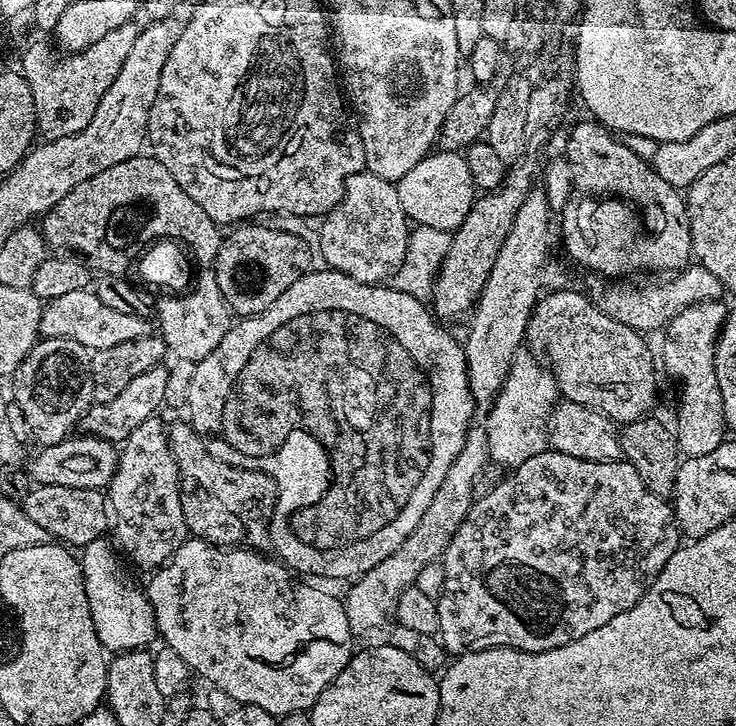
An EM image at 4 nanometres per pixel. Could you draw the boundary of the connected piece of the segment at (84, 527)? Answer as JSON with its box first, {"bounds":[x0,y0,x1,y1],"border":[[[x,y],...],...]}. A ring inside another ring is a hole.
{"bounds":[22,484,110,546],"border":[[[41,484],[29,491],[22,501],[25,514],[36,519],[57,541],[65,545],[83,546],[101,539],[104,531],[110,528],[110,508],[106,496],[98,488],[75,488],[74,486],[58,486],[57,484]]]}

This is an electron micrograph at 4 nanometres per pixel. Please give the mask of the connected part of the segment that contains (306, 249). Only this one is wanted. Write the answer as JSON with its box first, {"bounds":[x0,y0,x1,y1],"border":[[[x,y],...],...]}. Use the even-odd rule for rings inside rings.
{"bounds":[214,222,313,318],"border":[[[244,222],[233,227],[229,231],[232,233],[223,237],[220,253],[214,261],[214,283],[220,287],[220,293],[227,300],[231,311],[235,315],[237,312],[237,317],[240,318],[258,316],[270,306],[274,306],[274,302],[278,302],[278,298],[282,298],[282,294],[286,294],[286,290],[290,290],[290,286],[294,286],[294,282],[298,282],[298,278],[302,278],[311,265],[308,263],[312,260],[313,249],[307,241],[293,233],[284,233],[275,226],[267,228],[260,223],[264,222]]]}

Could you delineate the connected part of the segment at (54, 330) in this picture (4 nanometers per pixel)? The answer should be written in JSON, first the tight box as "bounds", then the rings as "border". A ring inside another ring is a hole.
{"bounds":[40,288,149,352],"border":[[[83,288],[73,290],[70,294],[62,294],[62,298],[54,298],[44,304],[44,313],[40,319],[40,333],[43,337],[70,337],[80,342],[93,352],[110,349],[112,346],[128,342],[130,339],[141,339],[149,335],[147,319],[138,314],[124,314],[122,310],[114,310],[106,306],[95,291]]]}

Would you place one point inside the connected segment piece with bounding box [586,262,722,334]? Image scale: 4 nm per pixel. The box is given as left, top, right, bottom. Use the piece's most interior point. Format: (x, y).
(644, 307)

